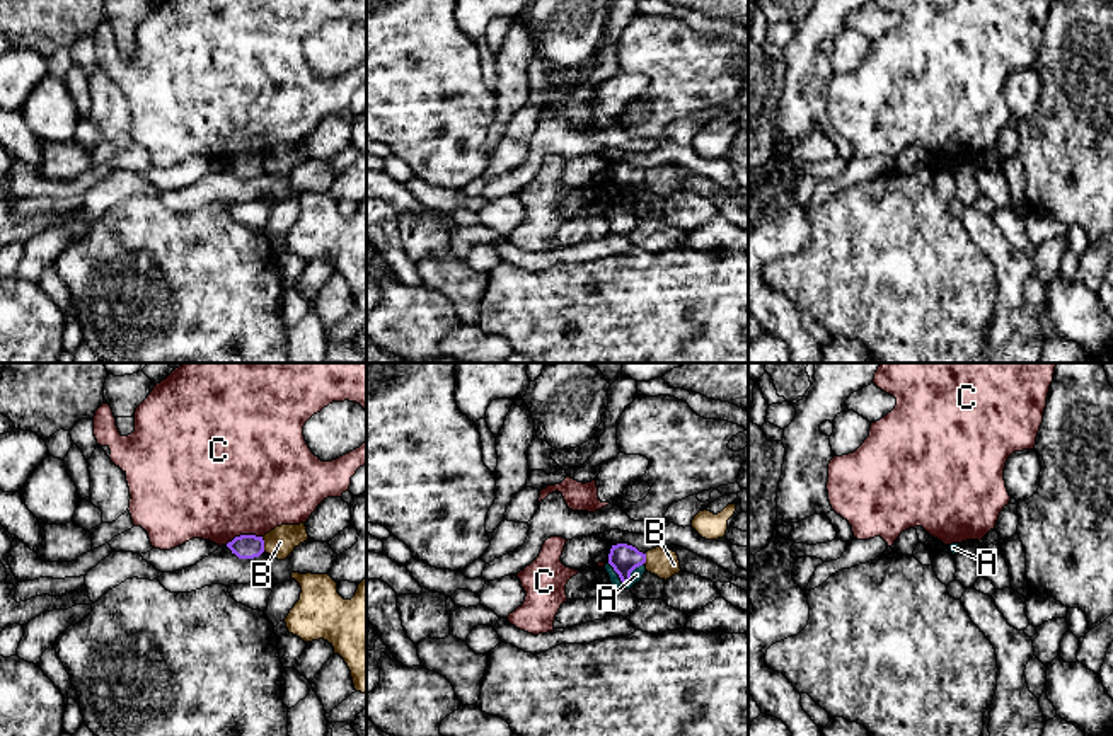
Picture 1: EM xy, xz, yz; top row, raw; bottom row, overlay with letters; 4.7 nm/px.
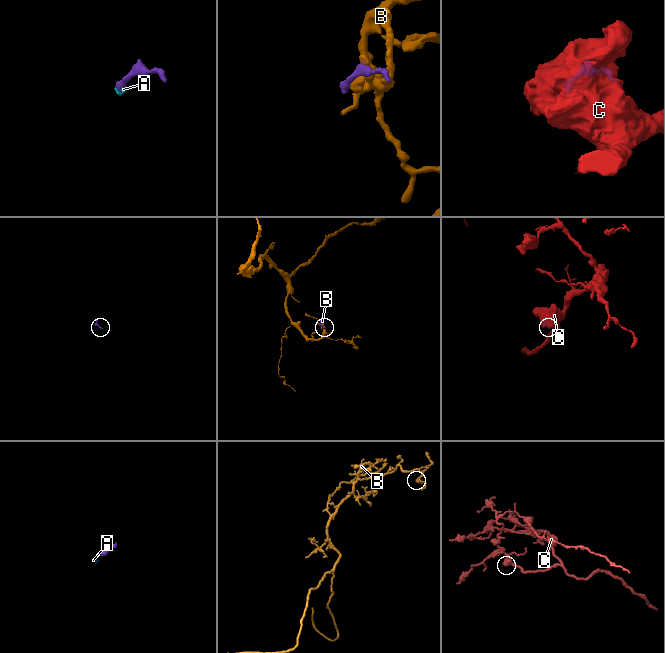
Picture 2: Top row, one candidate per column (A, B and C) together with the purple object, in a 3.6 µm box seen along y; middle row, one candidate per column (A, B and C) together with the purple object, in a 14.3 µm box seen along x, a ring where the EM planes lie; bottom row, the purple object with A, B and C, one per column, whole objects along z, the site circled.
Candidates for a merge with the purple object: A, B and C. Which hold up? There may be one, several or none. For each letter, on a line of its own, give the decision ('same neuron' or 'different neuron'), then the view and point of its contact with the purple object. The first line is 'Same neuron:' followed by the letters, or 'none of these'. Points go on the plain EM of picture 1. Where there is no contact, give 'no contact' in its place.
Same neuron: A
A: same neuron | xz (626, 201)
B: different neuron | xy (263, 162)
C: different neuron | xy (242, 154)

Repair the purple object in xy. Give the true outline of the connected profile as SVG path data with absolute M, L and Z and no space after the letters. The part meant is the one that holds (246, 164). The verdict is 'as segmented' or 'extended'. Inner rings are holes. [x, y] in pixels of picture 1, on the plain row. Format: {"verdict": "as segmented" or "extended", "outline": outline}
{"verdict": "as segmented", "outline": "M240 153L235 155L227 165L235 172L239 177L254 177L264 170L264 158L262 155L256 153Z"}

